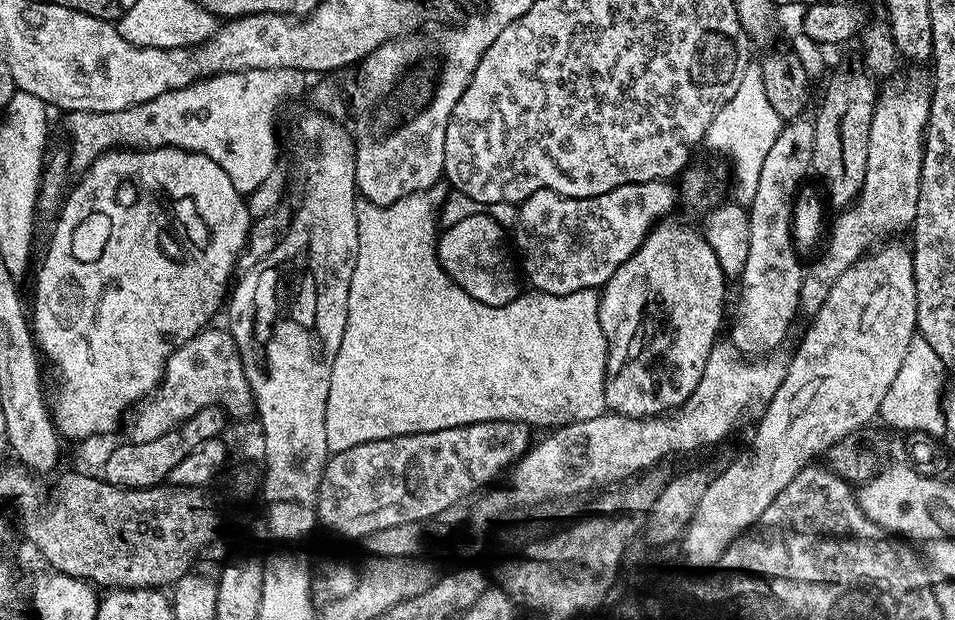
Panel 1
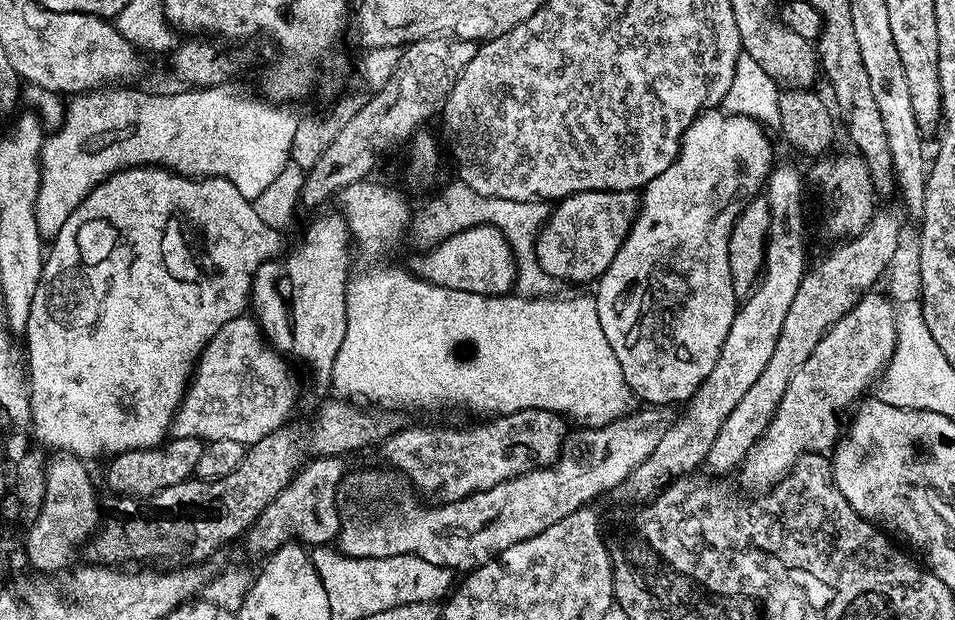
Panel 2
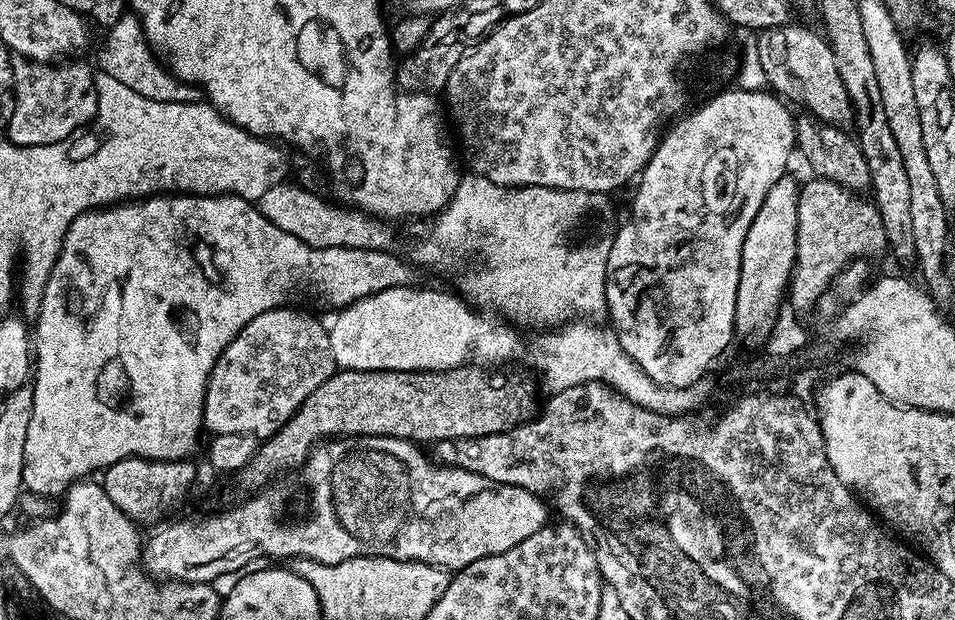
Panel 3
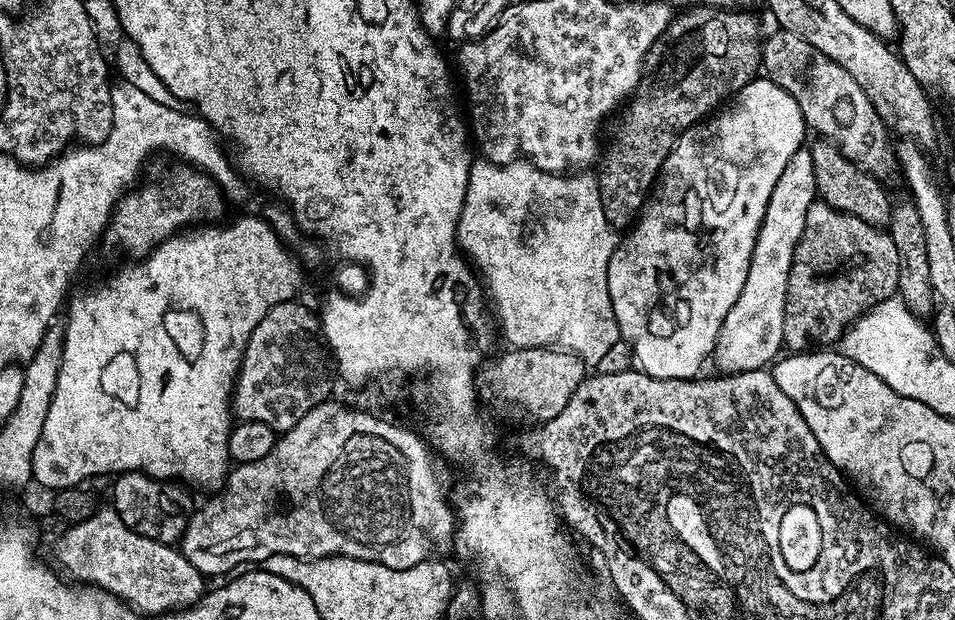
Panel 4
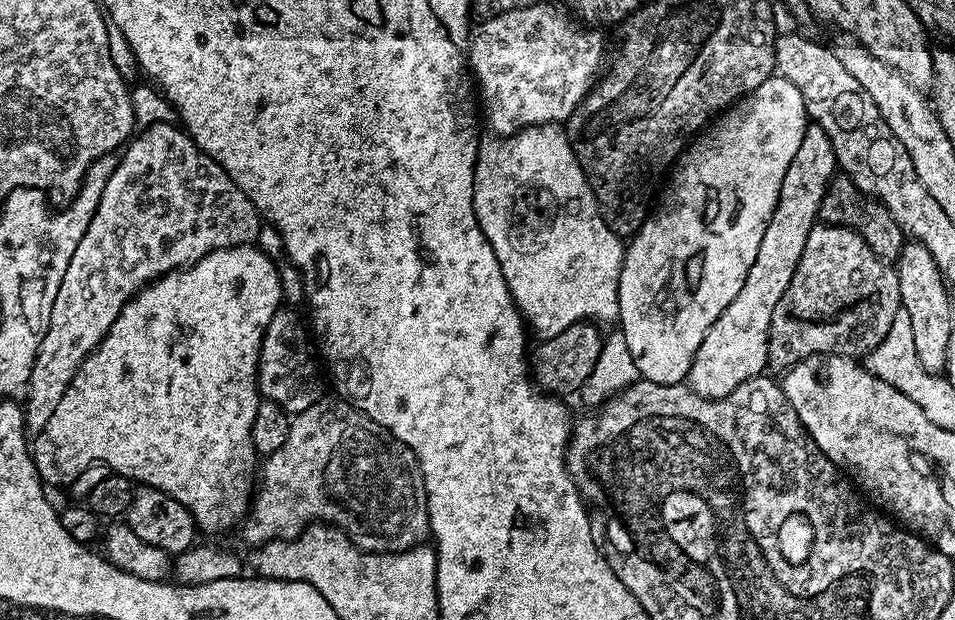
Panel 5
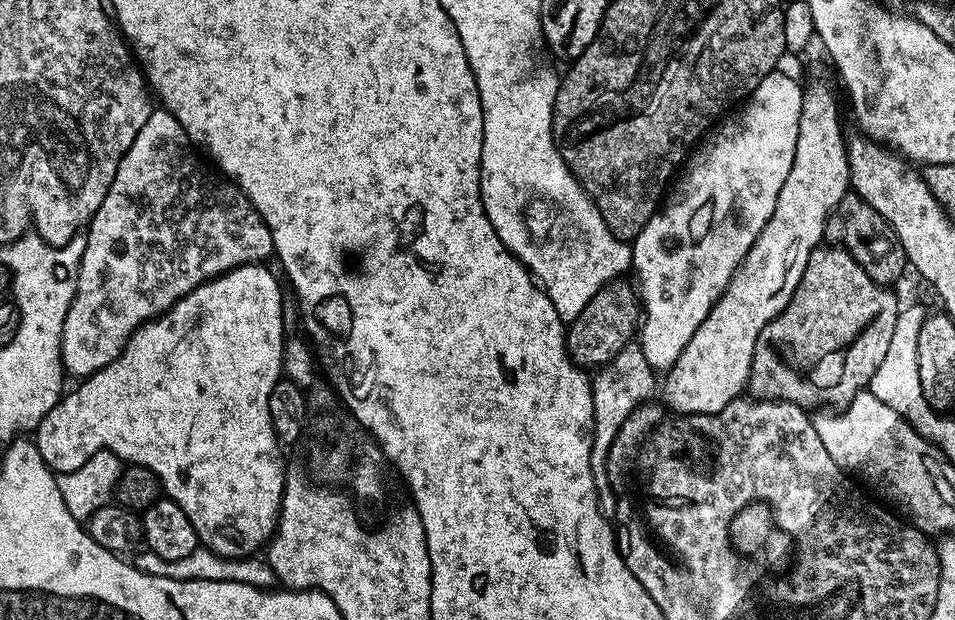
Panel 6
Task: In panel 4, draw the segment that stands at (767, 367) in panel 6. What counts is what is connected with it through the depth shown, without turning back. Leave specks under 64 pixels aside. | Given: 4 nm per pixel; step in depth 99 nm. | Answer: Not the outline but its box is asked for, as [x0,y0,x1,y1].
[784,202,898,354]

